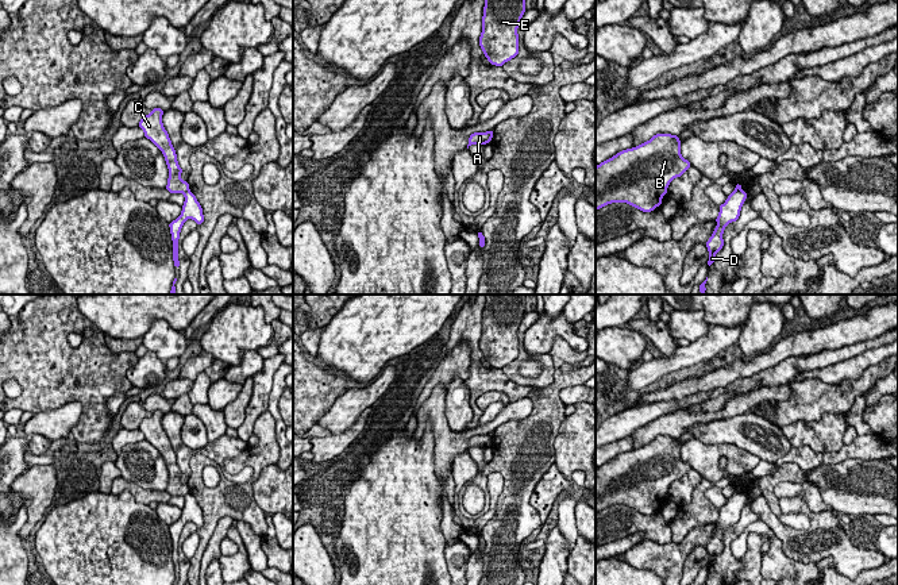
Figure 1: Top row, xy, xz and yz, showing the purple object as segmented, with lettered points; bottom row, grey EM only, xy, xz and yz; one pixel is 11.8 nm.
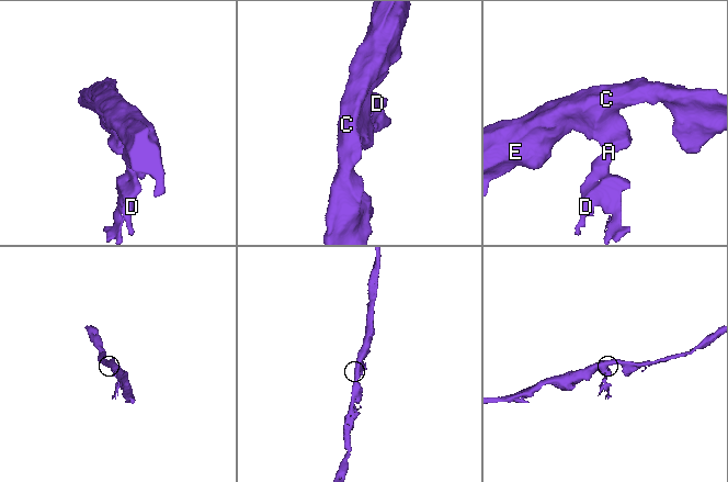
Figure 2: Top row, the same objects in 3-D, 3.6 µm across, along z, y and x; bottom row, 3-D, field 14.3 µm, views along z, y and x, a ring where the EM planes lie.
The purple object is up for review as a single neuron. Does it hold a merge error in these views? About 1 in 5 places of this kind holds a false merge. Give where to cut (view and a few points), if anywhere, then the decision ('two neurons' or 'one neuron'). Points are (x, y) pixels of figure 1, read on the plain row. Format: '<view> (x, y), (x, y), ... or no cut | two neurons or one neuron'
xy (188, 492), (184, 496) | two neurons

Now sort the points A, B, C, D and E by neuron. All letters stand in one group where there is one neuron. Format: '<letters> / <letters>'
A B C E / D

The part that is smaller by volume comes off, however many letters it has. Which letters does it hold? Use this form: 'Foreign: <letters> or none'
Foreign: D

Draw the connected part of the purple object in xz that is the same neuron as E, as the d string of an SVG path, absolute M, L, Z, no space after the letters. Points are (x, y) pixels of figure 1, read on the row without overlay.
M485 295L479 349L492 367L502 369L519 357L517 331L525 315L525 295Z

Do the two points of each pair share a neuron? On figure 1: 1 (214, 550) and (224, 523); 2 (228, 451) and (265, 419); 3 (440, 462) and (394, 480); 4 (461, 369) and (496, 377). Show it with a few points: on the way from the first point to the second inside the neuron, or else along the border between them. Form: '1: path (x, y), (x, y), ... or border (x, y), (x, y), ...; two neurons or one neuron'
1: path (214, 543), (220, 530); one neuron
2: border (247, 445), (224, 461), (228, 473); two neurons
3: border (432, 434), (434, 473), (443, 488); two neurons
4: border (462, 339), (470, 349), (469, 377), (466, 380); two neurons

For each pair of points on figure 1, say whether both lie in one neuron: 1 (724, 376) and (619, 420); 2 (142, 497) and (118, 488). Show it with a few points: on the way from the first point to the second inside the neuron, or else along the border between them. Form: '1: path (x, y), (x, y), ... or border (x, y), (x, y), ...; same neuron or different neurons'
1: border (682, 399), (658, 400), (634, 407); different neurons
2: path (137, 492), (130, 487), (123, 487); same neuron

